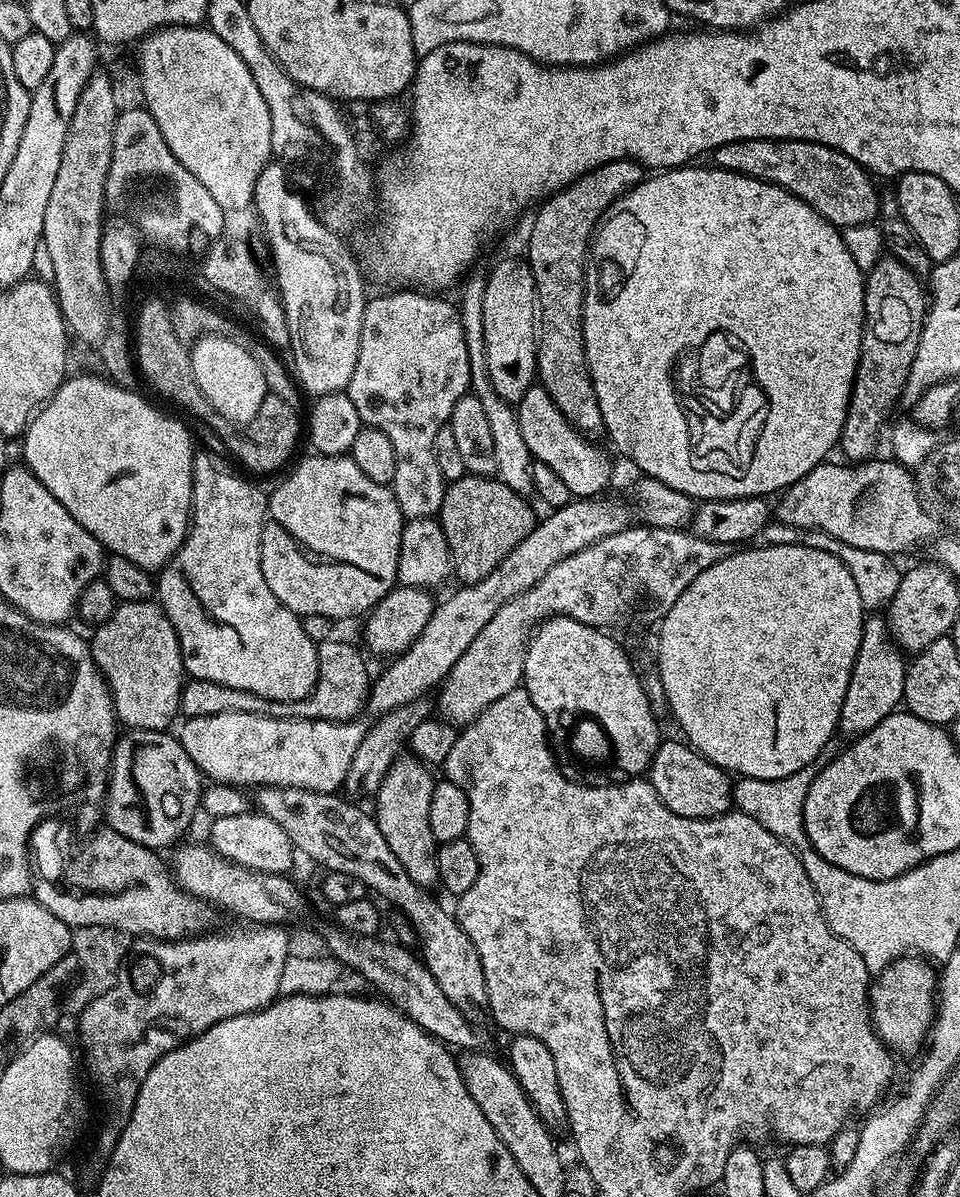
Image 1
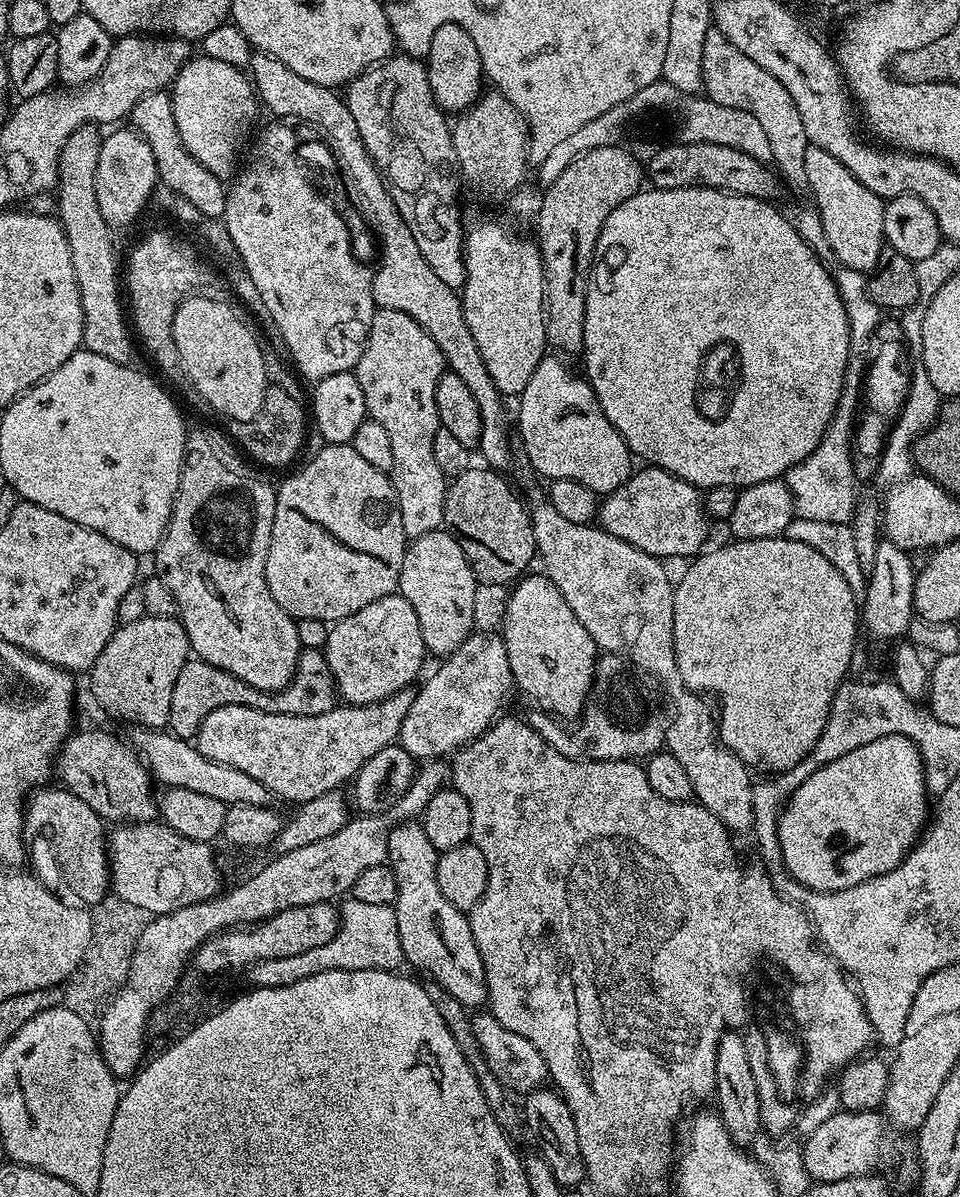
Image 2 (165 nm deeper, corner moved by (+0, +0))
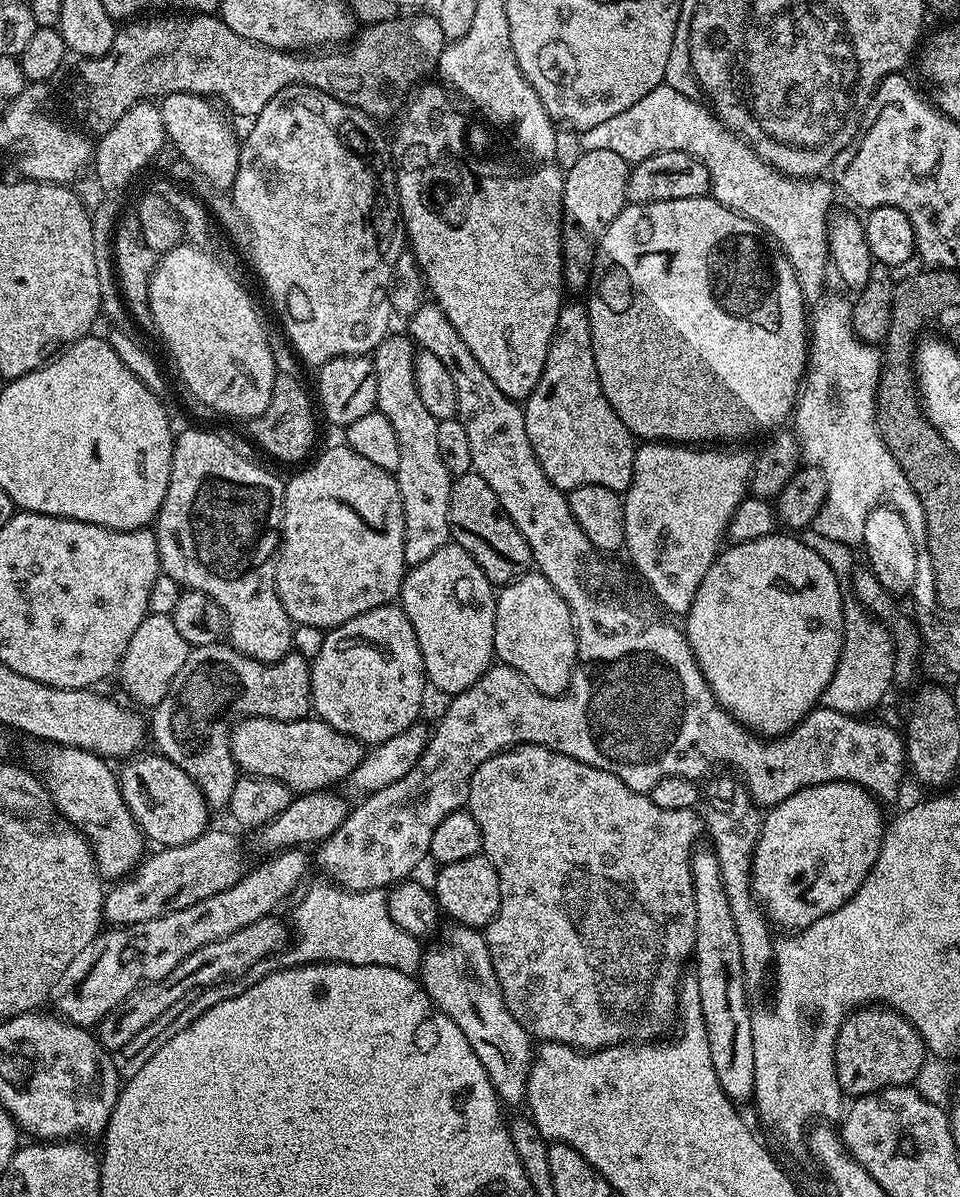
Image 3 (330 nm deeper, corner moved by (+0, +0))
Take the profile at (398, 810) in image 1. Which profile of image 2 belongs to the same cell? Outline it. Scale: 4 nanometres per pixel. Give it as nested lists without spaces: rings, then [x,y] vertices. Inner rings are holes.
[[[405,822],[395,825],[388,838],[388,859],[398,882],[395,910],[398,918],[398,938],[402,942],[404,960],[425,972],[431,983],[453,996],[462,1007],[480,1010],[488,1004],[488,987],[482,958],[474,942],[468,916],[459,912],[438,887],[440,853],[426,838],[423,823]]]

